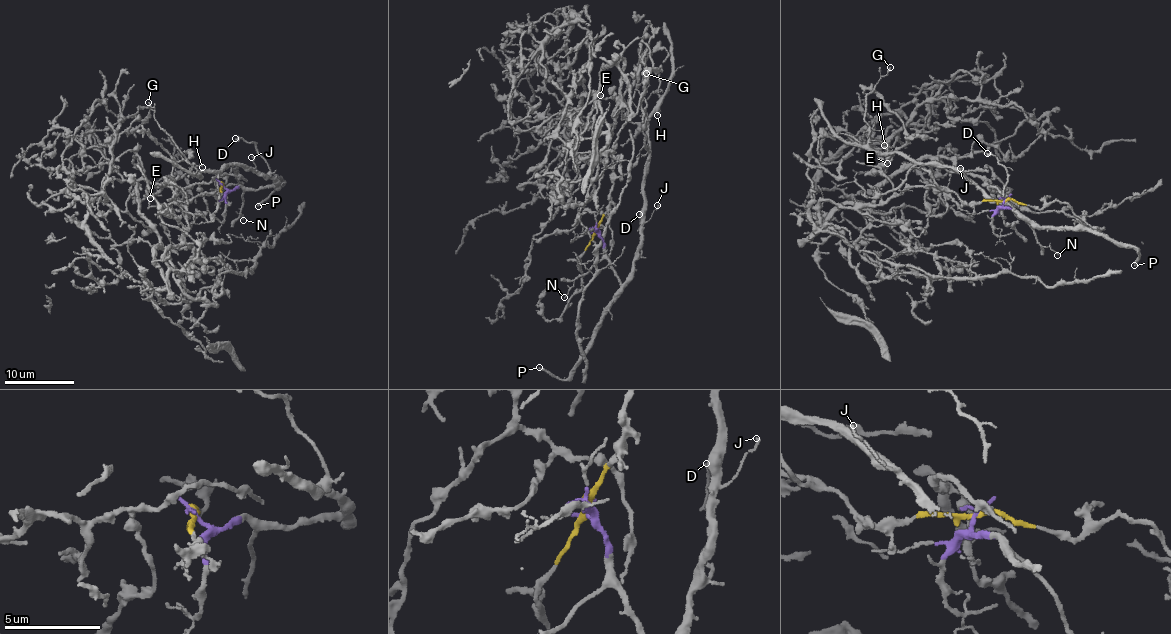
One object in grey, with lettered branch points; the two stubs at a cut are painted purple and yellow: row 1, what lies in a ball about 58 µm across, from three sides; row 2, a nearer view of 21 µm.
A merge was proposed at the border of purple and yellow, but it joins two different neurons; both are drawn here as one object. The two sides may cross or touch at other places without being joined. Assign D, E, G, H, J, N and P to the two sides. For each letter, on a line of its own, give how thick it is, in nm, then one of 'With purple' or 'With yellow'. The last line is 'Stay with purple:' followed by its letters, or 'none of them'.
D: Thickness 220 nm. With purple
E: Thickness 260 nm. With yellow
G: Thickness 150 nm. With purple
H: Thickness 110 nm. With purple
J: Thickness 110 nm. With purple
N: Thickness 100 nm. With purple
P: Thickness 240 nm. With purple
Stay with purple: D, G, H, J, N, P

